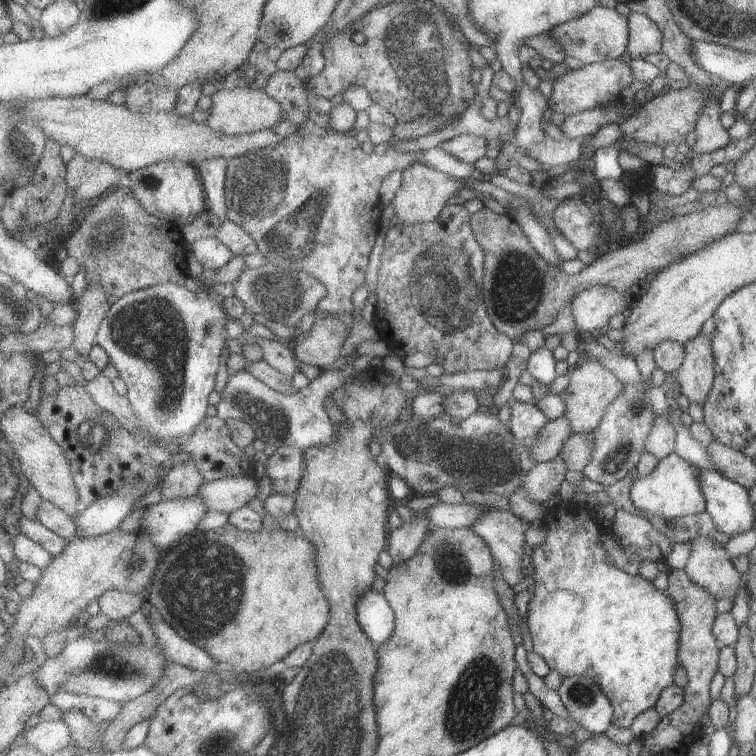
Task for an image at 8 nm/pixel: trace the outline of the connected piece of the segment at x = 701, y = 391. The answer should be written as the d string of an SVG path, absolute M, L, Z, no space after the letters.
M697 334L688 339L684 346L684 358L680 368L676 371L676 378L680 387L680 394L687 397L689 403L702 406L710 392L714 378L714 359L711 351L711 334Z

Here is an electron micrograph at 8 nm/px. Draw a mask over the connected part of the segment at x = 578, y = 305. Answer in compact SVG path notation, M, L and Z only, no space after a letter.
M593 286L579 292L571 301L571 315L575 322L575 331L596 334L603 331L611 318L617 312L626 314L633 304L633 295L630 290L617 293L613 288Z

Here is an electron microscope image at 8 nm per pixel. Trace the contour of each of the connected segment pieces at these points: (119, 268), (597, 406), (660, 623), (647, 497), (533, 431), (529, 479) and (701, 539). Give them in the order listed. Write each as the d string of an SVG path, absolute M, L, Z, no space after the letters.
M130 186L118 187L115 192L99 200L95 206L89 206L81 228L71 236L67 248L69 248L69 256L76 259L79 266L85 268L86 280L89 283L102 283L108 297L117 302L131 292L153 287L166 281L179 285L185 284L185 280L190 276L189 268L187 268L187 255L190 247L180 228L179 222L159 219L149 213L137 200Z
M596 359L581 360L577 365L569 369L567 374L569 384L559 394L564 401L564 418L568 421L574 434L589 433L593 431L601 419L605 408L622 392L623 384Z
M559 502L546 510L546 514L542 519L547 536L545 542L541 546L537 546L534 550L529 550L531 564L526 570L526 587L529 590L530 599L527 606L527 630L531 635L533 642L533 652L539 655L549 670L556 671L562 678L574 675L589 676L604 696L609 700L612 707L612 724L624 729L629 729L633 720L641 713L654 708L655 702L661 695L661 692L674 683L674 675L677 668L681 665L678 660L678 641L680 638L680 621L671 598L666 592L659 591L653 587L649 580L645 580L639 575L630 576L616 568L614 565L608 564L605 560L606 551L602 548L599 538L603 532L601 524L598 523L597 516L601 511L589 511L585 508L576 508L571 502Z
M671 452L656 463L653 472L632 482L628 496L634 509L651 516L680 518L695 515L705 511L698 477L695 467Z
M509 402L511 418L507 422L511 434L519 440L531 440L537 437L537 433L549 420L545 414L532 403Z
M560 455L546 462L536 463L522 482L522 489L526 491L528 500L537 503L551 500L559 491L566 472L565 462Z
M709 535L695 536L688 544L690 554L683 572L716 600L731 599L733 602L741 575L733 568L728 553Z

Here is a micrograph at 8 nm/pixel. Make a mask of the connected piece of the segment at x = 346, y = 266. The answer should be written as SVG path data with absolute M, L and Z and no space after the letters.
M368 111L358 114L355 128L347 133L337 133L330 124L327 124L328 128L324 130L316 126L313 120L309 120L303 125L297 125L298 133L283 138L277 148L251 152L228 162L228 219L247 230L268 262L283 269L309 272L325 284L329 302L327 306L321 304L319 308L329 310L329 314L347 312L353 316L356 312L353 294L365 283L369 256L381 230L381 216L385 204L381 201L379 192L385 178L395 170L403 171L407 164L413 164L415 161L428 163L432 168L459 179L467 179L475 168L440 147L429 151L399 153L390 146L381 156L375 153L365 154L361 143L357 142L356 134L361 129L367 130L371 123Z

